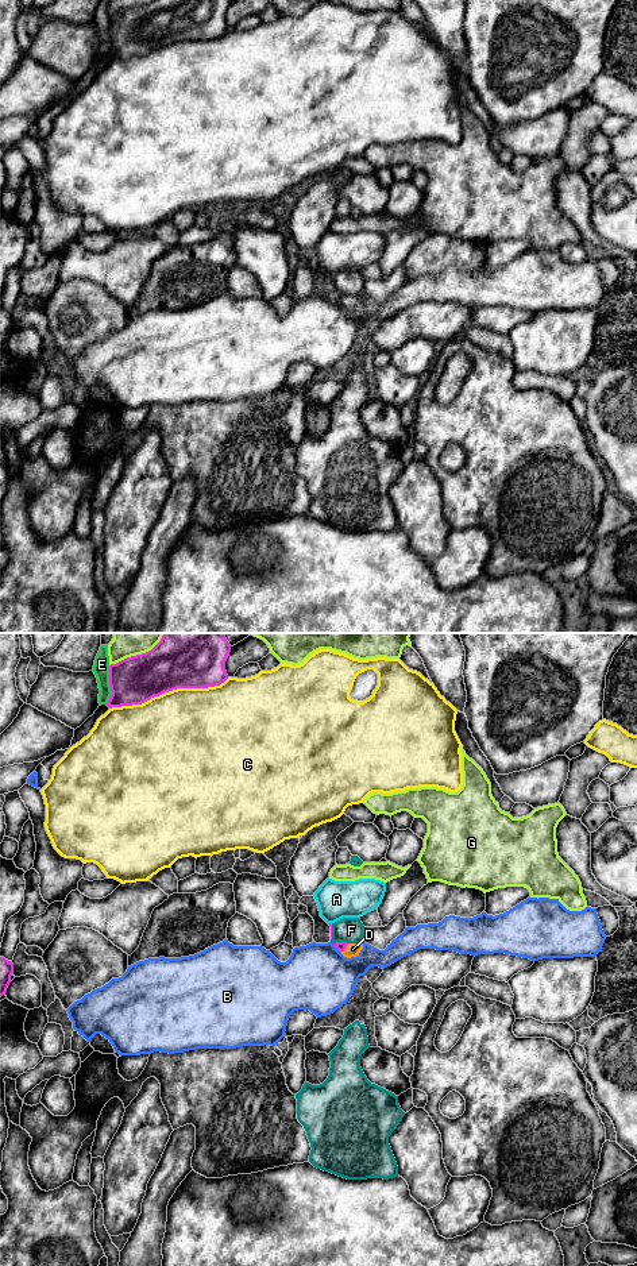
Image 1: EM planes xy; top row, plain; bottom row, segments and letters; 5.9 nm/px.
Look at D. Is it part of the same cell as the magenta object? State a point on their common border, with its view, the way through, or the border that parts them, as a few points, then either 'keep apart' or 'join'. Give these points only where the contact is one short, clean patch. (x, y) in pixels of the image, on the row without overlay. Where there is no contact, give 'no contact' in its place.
meets magenta in xy at (344, 301); runs through xy (340, 298), (344, 301), (352, 301); join

